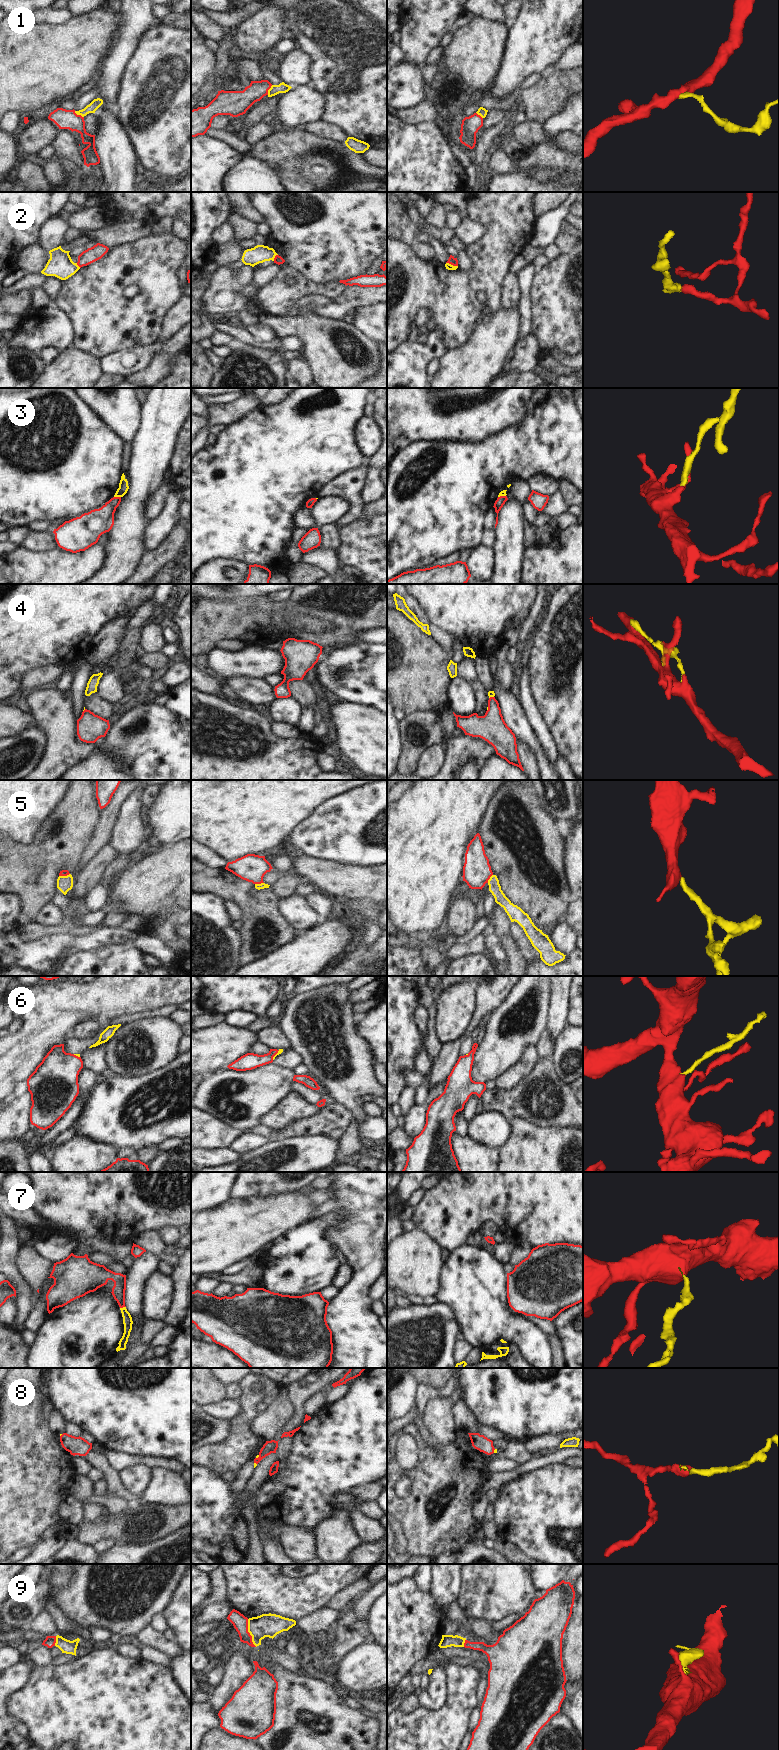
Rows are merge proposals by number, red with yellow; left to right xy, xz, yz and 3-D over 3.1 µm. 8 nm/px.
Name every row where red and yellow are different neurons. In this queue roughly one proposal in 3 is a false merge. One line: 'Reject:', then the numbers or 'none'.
Reject: 1, 2, 3, 9.

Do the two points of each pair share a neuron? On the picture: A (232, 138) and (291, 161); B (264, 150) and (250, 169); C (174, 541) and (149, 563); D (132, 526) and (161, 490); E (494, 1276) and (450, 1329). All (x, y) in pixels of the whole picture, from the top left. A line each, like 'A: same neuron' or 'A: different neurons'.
A: different neurons
B: different neurons
C: same neuron
D: different neurons
E: different neurons

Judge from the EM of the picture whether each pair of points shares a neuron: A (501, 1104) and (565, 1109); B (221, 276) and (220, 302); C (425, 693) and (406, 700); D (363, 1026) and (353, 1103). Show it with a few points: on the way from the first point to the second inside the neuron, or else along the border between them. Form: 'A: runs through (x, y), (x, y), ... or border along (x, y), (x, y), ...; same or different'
A: runs through (517, 1104), (532, 1117), (538, 1119), (549, 1118); same
B: runs through (222, 282), (221, 296); same
C: runs through (420, 693), (413, 693), (411, 695); same
D: border along (354, 1023), (356, 1032), (368, 1045), (372, 1058); different

